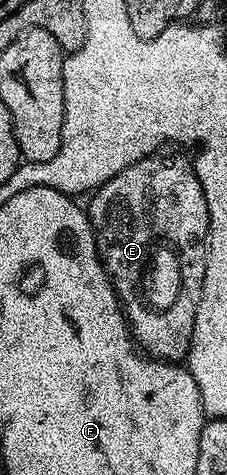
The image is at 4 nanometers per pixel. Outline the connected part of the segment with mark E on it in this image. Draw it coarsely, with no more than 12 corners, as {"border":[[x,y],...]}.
{"border":[[151,155],[89,198],[143,354],[189,354],[208,205]]}

